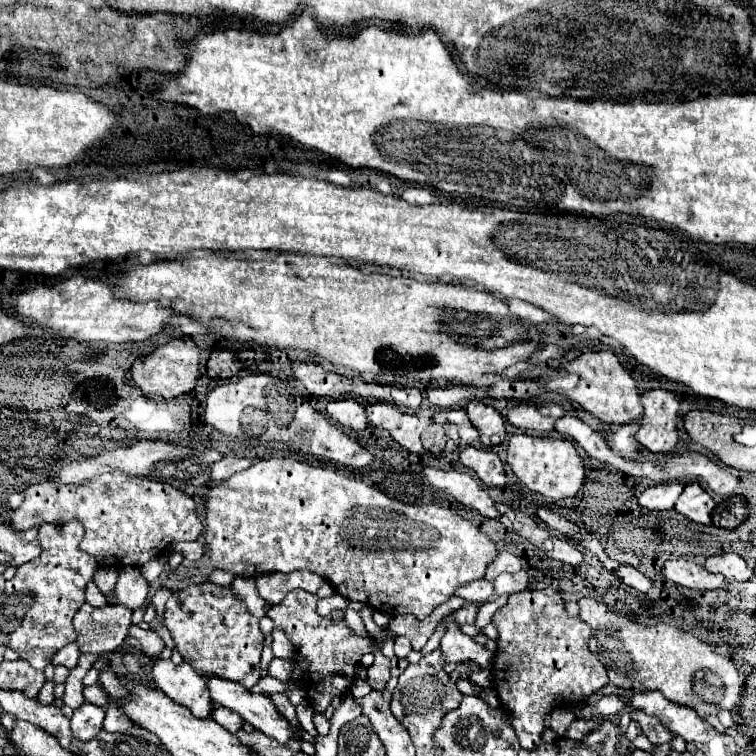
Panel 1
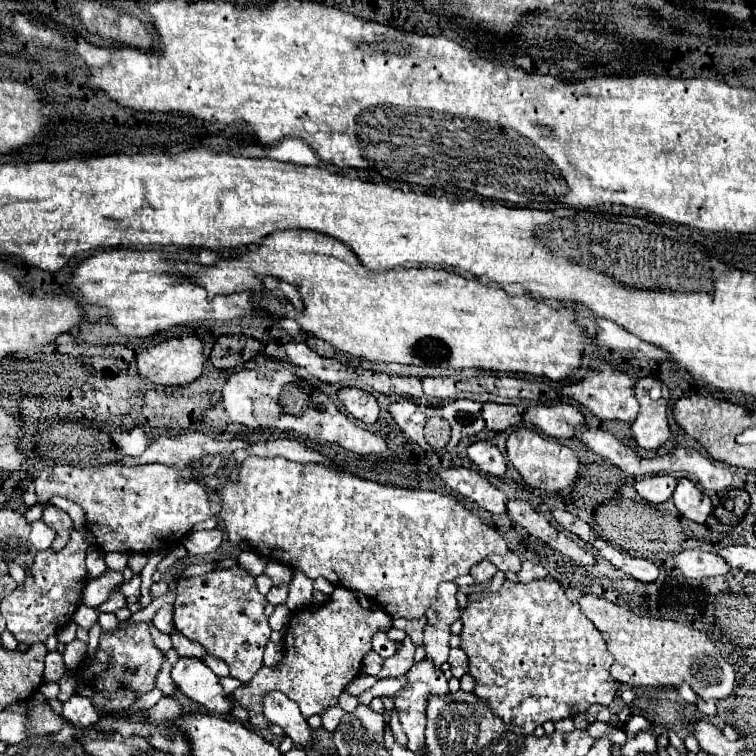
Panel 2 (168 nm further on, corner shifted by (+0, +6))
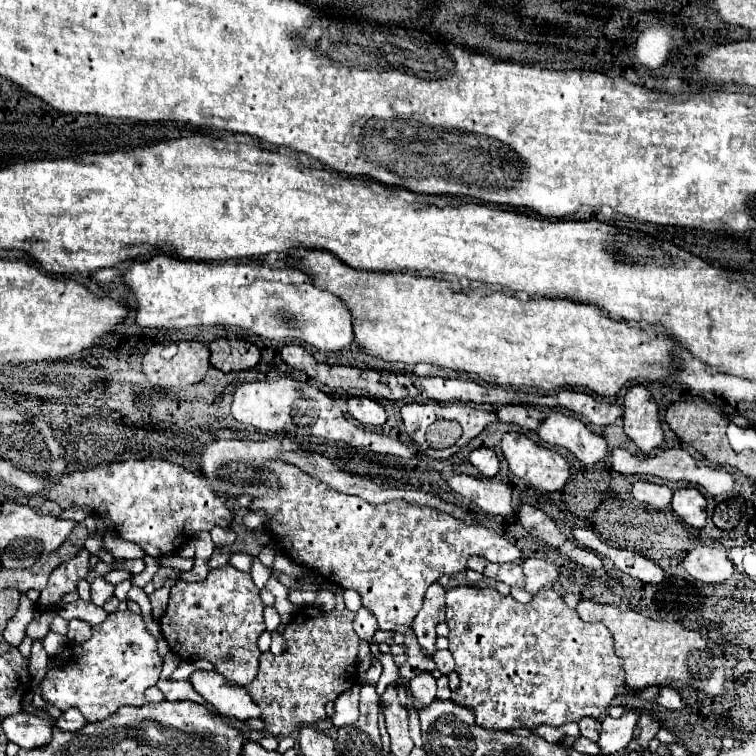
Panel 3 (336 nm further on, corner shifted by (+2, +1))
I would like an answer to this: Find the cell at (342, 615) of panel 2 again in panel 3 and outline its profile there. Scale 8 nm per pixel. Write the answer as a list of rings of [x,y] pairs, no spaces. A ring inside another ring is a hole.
[[[302,606],[298,616],[282,632],[286,640],[284,652],[280,656],[270,652],[260,654],[260,670],[246,688],[260,708],[268,708],[274,702],[274,724],[266,724],[270,734],[276,738],[290,736],[302,726],[324,720],[326,704],[354,686],[360,644],[360,638],[352,628],[354,616],[356,614],[350,610],[326,612],[318,606]]]

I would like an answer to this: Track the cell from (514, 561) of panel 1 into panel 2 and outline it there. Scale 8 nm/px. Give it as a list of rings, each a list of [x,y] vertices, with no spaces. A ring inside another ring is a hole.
[[[508,551],[504,555],[490,555],[488,561],[494,563],[500,571],[514,571],[516,573],[520,569],[520,557],[512,551]]]

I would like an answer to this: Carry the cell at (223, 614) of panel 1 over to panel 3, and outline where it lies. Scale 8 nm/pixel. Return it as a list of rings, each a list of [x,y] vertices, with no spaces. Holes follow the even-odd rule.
[[[228,564],[210,570],[202,582],[176,582],[160,618],[160,630],[170,650],[182,660],[208,660],[224,678],[248,686],[258,672],[258,636],[266,630],[262,610],[260,590],[250,574]]]

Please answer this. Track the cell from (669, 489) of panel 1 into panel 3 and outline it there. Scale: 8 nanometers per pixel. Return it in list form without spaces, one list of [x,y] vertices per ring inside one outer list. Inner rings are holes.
[[[640,480],[632,486],[632,496],[638,502],[646,502],[654,508],[668,508],[670,500],[672,500],[672,490],[664,484],[654,484],[654,482]]]

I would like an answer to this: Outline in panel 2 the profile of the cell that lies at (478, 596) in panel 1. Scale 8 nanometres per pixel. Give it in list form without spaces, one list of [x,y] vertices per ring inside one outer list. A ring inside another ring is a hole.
[[[483,559],[478,565],[472,567],[470,575],[474,578],[476,584],[485,584],[492,581],[498,568],[490,563],[488,559]]]

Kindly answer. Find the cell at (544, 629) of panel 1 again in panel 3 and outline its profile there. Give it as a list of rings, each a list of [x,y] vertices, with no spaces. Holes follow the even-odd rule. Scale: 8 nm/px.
[[[474,584],[456,586],[456,588],[450,588],[446,592],[446,624],[450,628],[450,632],[448,632],[448,642],[450,642],[448,650],[450,650],[450,654],[456,660],[456,674],[460,678],[460,686],[458,686],[458,690],[452,692],[450,700],[456,702],[458,706],[470,708],[474,718],[476,718],[476,722],[478,722],[478,726],[482,726],[486,730],[514,730],[514,728],[528,728],[528,730],[532,730],[532,728],[536,728],[540,724],[562,726],[566,722],[578,722],[584,716],[600,718],[610,708],[612,698],[616,696],[618,688],[622,688],[622,684],[624,684],[624,668],[622,668],[620,658],[614,652],[614,640],[612,640],[610,630],[604,624],[598,624],[598,622],[594,622],[594,624],[582,622],[578,618],[576,610],[570,610],[564,604],[564,600],[560,598],[560,594],[556,594],[554,590],[542,588],[532,598],[532,602],[520,604],[512,596],[502,596],[502,594],[498,594],[492,588],[482,588],[482,586],[474,586]]]

